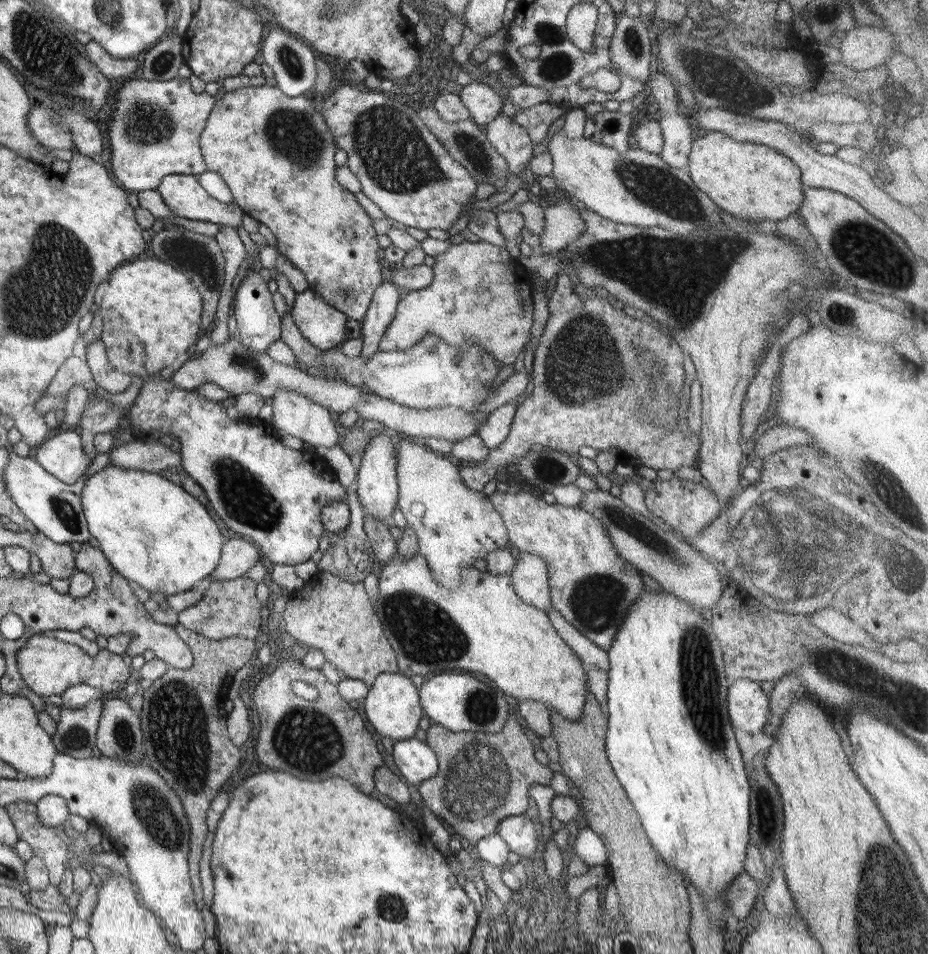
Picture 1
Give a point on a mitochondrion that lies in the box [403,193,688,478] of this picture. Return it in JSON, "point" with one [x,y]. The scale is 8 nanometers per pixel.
{"point":[583,346]}

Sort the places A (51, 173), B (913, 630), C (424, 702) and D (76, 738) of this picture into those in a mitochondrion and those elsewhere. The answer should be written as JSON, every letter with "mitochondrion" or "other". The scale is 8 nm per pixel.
{"A":"other","B":"other","C":"other","D":"mitochondrion"}

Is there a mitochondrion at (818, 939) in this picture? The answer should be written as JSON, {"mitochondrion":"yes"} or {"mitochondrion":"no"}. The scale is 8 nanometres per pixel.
{"mitochondrion":"no"}

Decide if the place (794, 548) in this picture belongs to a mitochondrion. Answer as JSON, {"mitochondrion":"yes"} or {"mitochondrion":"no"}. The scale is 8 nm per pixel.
{"mitochondrion":"yes"}

